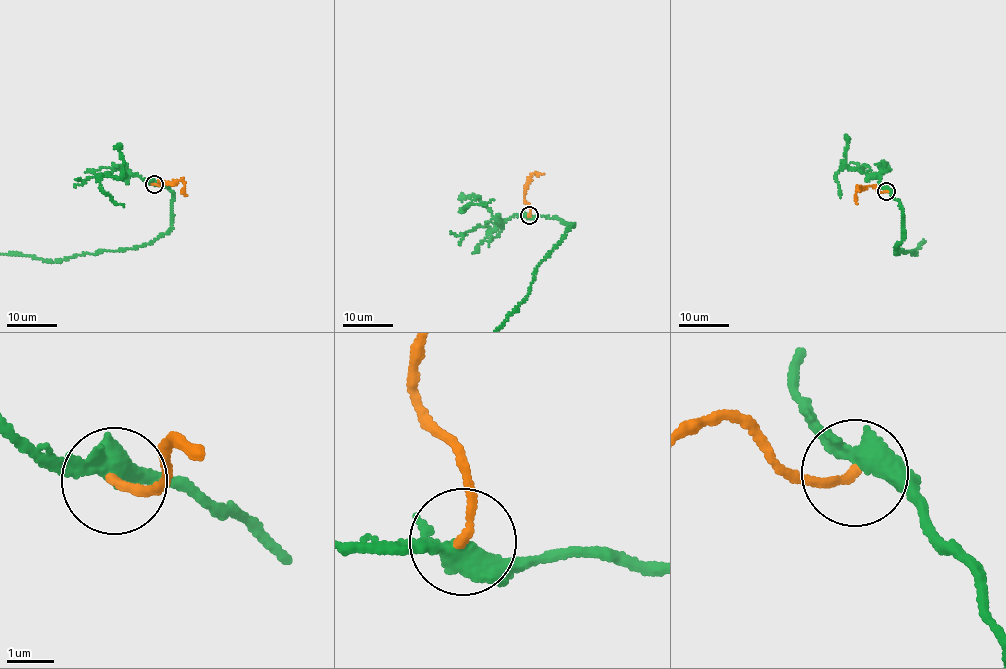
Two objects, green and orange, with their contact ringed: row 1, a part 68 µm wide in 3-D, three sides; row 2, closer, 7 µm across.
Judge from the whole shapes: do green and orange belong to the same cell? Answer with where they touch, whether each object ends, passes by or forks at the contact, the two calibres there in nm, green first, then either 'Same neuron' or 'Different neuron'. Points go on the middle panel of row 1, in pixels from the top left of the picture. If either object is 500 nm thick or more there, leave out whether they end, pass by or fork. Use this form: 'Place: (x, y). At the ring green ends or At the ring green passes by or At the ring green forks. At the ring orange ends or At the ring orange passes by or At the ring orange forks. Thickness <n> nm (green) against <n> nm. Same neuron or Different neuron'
Place: (529, 215). At the ring green passes by. At the ring orange ends. Thickness 440 nm (green) against 180 nm. Same neuron

